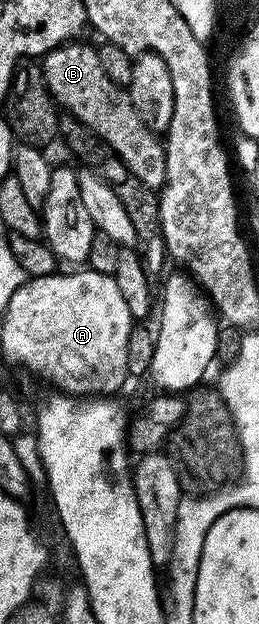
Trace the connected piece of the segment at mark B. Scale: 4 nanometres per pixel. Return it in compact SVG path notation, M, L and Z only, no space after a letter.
M84 42L63 43L43 56L44 80L56 100L57 108L82 121L82 125L106 141L110 150L116 152L116 156L128 166L134 177L138 177L138 181L142 181L142 185L153 189L163 187L166 181L166 153L161 136L151 131L142 117L138 117L138 109L134 109L127 90L106 77L99 50Z

